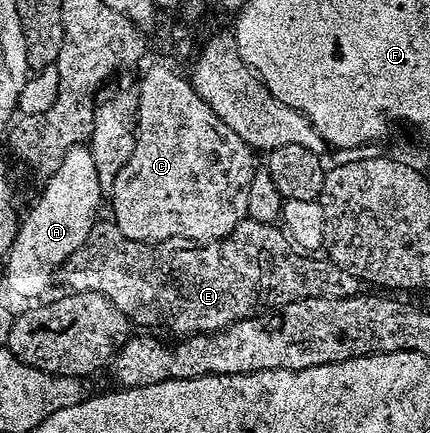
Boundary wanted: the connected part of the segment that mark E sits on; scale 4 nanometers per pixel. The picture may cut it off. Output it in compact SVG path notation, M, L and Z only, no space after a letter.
M245 219L238 223L238 227L234 227L234 231L230 231L230 235L226 235L221 241L210 241L207 243L196 244L190 241L183 241L180 237L174 239L166 239L165 241L157 241L151 245L143 241L135 241L134 239L126 239L126 235L122 235L120 228L114 223L97 223L92 226L92 234L84 240L84 245L78 247L78 251L74 251L74 255L70 255L64 261L62 266L62 277L64 273L64 281L69 285L72 293L101 293L106 295L106 299L110 299L110 303L114 303L114 307L118 307L118 311L128 313L128 297L136 297L136 317L134 313L134 321L140 325L157 325L160 329L169 329L172 333L180 333L176 335L191 335L194 333L217 333L219 329L225 329L227 325L233 325L236 321L241 321L247 317L257 316L265 311L275 311L282 305L288 305L291 301L298 299L306 299L307 297L355 297L361 292L362 282L354 275L350 275L350 271L342 271L342 267L338 267L334 262L321 259L321 261L311 261L311 256L305 255L303 252L294 248L292 241L286 236L283 228L277 227L275 224L266 222L253 221Z

